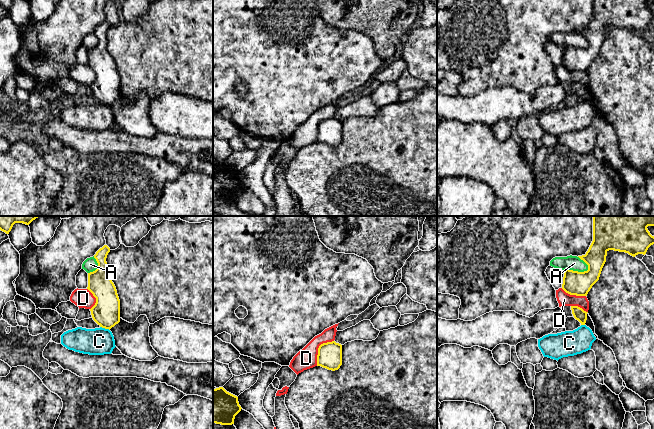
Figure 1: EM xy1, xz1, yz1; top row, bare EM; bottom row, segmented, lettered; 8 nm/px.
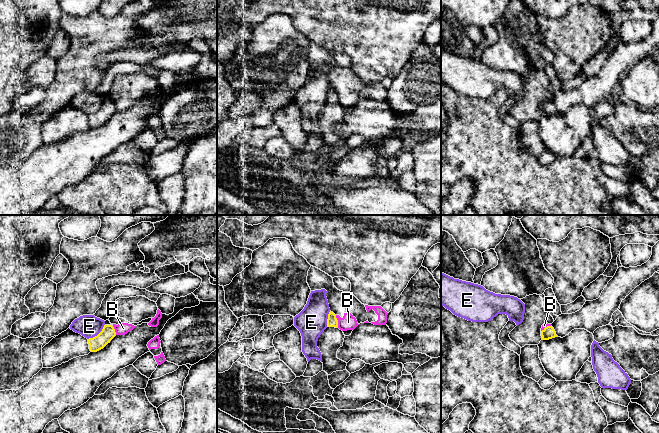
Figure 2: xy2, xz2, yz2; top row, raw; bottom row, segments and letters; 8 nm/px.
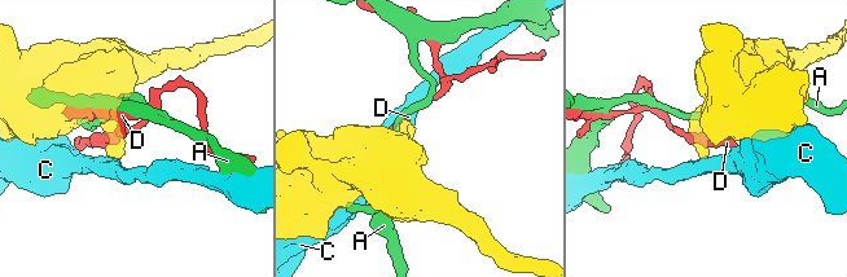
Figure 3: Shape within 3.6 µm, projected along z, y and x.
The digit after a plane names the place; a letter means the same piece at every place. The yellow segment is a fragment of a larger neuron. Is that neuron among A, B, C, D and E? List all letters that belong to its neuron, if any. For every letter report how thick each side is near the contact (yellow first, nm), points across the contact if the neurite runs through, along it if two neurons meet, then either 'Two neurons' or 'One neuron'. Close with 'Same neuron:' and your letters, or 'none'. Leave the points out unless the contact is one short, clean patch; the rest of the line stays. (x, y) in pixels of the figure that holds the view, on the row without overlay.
A: Thickness 190 nm (yellow) against 120 nm. Two neurons
B: Thickness 90 nm (yellow) against 120 nm. Boundary: xz2 (335, 91), (338, 102). Two neurons
C: Thickness 220 nm (yellow) against 220 nm. Two neurons
D: Thickness 190 nm (yellow) against 160 nm. Boundary: xz1 (333, 116), (323, 118), (319, 122), (316, 141). Two neurons
E: Thickness 120 nm (yellow) against 190 nm. Boundary: xy2 (104, 100), (103, 104), (96, 111), (88, 115). Two neurons
Same neuron: none

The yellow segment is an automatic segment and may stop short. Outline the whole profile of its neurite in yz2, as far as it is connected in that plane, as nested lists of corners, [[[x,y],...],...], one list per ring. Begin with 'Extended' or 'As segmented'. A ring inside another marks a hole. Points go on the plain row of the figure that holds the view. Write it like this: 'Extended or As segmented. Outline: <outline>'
Extended. Outline: [[[659,17],[652,23],[650,35],[637,43],[619,43],[602,67],[600,73],[586,77],[583,83],[572,90],[561,90],[541,107],[542,116],[565,113],[574,105],[585,105],[590,109],[611,99],[612,91],[621,78],[642,58],[659,47]]]

